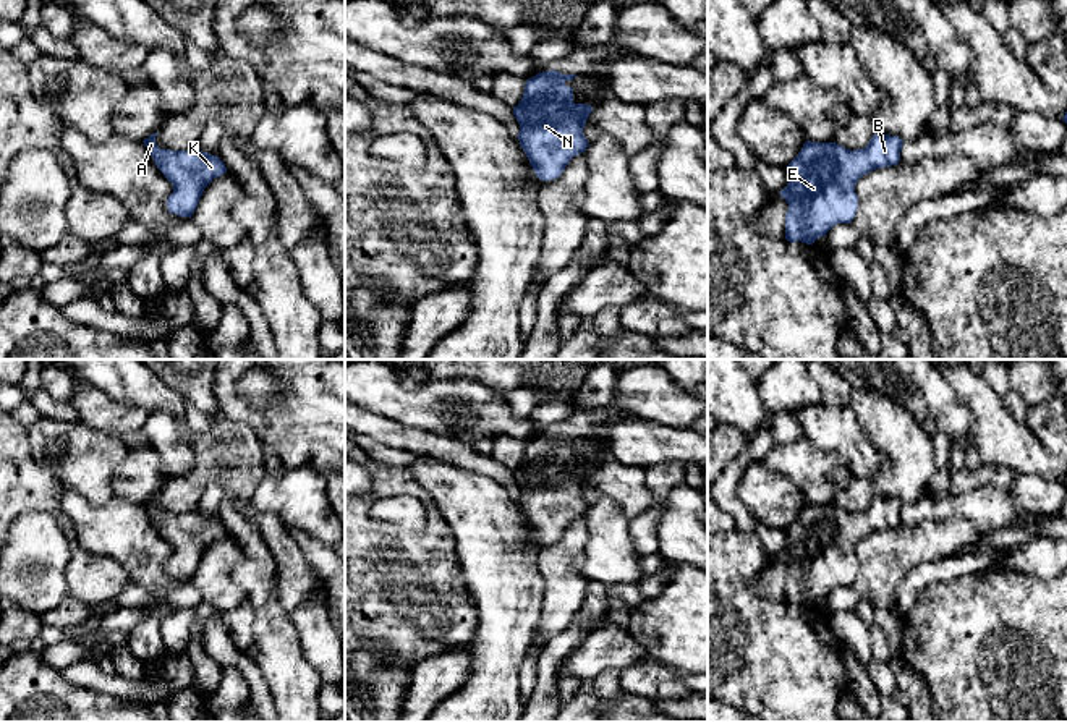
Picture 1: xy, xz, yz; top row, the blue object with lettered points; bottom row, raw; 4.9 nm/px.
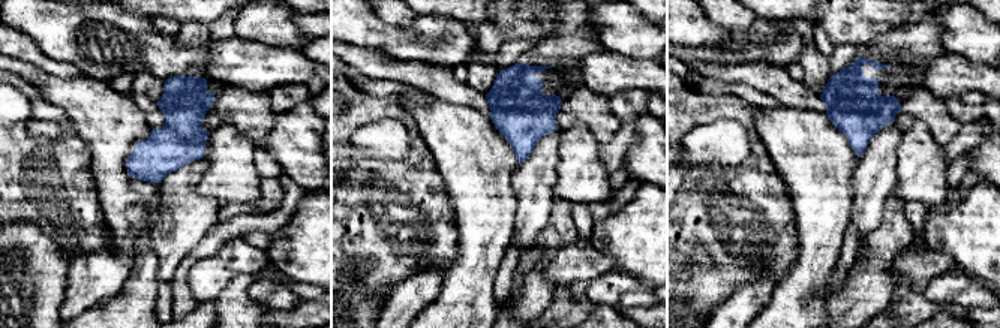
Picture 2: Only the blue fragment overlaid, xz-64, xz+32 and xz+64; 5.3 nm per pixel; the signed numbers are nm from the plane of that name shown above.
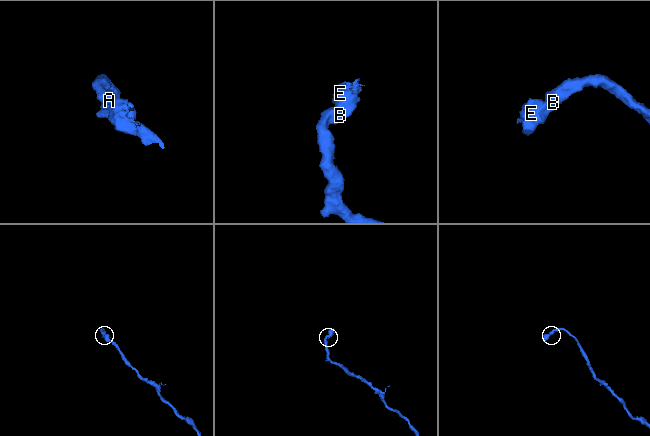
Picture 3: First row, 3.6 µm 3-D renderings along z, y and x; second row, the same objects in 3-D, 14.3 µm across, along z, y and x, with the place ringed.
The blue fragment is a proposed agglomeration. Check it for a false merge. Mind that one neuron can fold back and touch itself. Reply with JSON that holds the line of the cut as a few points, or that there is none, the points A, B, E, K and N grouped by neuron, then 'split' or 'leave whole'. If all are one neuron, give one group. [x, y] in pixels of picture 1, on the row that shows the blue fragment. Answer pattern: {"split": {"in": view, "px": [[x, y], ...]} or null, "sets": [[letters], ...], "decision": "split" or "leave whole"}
{"split": null, "sets": [["A", "B", "E", "K", "N"]], "decision": "leave whole"}

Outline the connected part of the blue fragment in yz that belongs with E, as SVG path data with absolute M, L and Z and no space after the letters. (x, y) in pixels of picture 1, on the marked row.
M873 134L868 146L850 151L835 142L806 141L787 165L787 186L779 193L789 204L785 240L813 244L837 223L850 223L858 209L857 181L900 162L899 136Z

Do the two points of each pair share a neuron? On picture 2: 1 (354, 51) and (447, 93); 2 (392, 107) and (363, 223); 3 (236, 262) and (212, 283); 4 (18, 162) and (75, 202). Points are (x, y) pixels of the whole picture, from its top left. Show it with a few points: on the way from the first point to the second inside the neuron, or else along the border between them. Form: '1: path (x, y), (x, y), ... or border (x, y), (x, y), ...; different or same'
1: path (377, 65), (425, 77); same
2: path (414, 135), (416, 171), (393, 193); same
3: path (230, 265), (218, 277); same
4: path (32, 165), (62, 193); same

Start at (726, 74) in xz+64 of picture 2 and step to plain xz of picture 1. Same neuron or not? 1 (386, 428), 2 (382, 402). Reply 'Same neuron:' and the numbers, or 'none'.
Same neuron: 1

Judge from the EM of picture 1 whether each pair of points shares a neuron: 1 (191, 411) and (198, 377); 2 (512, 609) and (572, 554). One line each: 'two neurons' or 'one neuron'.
1: two neurons
2: two neurons

